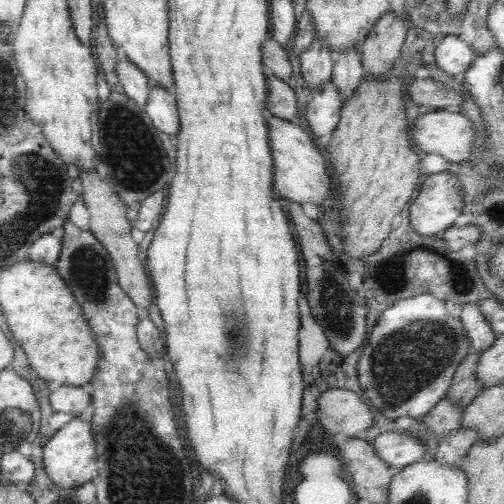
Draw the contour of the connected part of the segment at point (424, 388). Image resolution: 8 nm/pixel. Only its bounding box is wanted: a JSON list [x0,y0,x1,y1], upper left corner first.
[357,293,495,420]

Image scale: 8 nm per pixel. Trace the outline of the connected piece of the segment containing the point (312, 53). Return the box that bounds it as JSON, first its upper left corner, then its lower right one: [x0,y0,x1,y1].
[298,38,332,92]

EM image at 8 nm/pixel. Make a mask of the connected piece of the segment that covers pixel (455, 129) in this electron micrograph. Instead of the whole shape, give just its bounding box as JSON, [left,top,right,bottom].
[410,112,474,162]

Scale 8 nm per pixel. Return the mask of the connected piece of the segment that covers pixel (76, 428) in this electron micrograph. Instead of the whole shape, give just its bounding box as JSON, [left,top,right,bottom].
[42,416,97,490]

